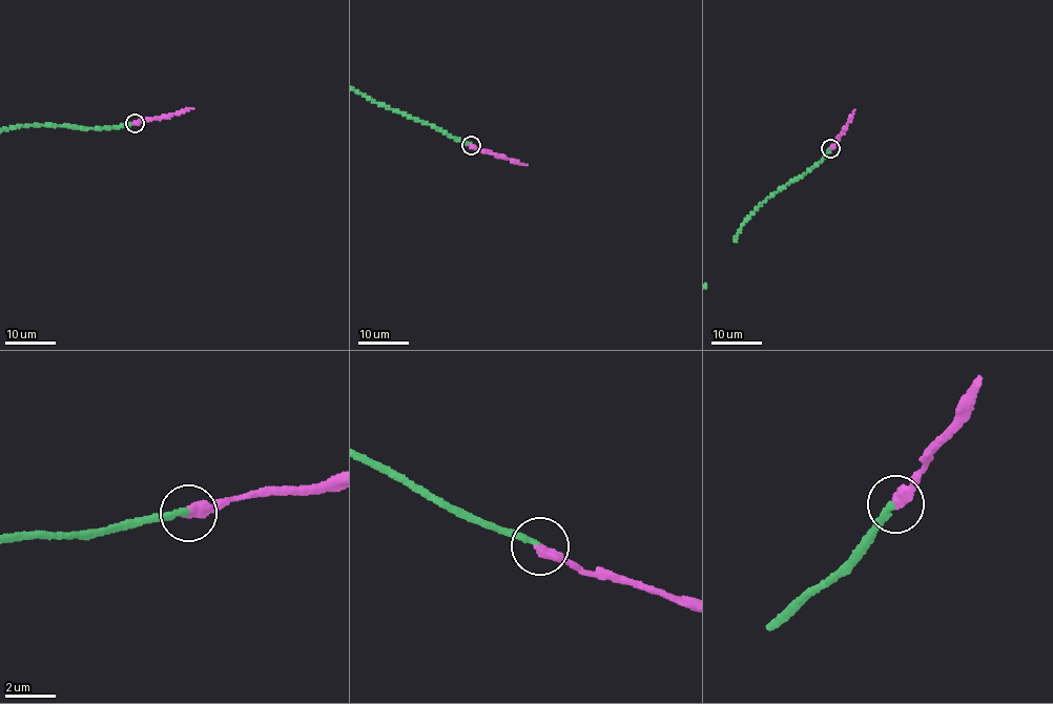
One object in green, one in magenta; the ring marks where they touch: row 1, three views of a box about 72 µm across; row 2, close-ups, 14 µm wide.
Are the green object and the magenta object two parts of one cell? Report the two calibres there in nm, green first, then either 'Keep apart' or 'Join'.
Thickness 200 nm (green) against 440 nm. Join

